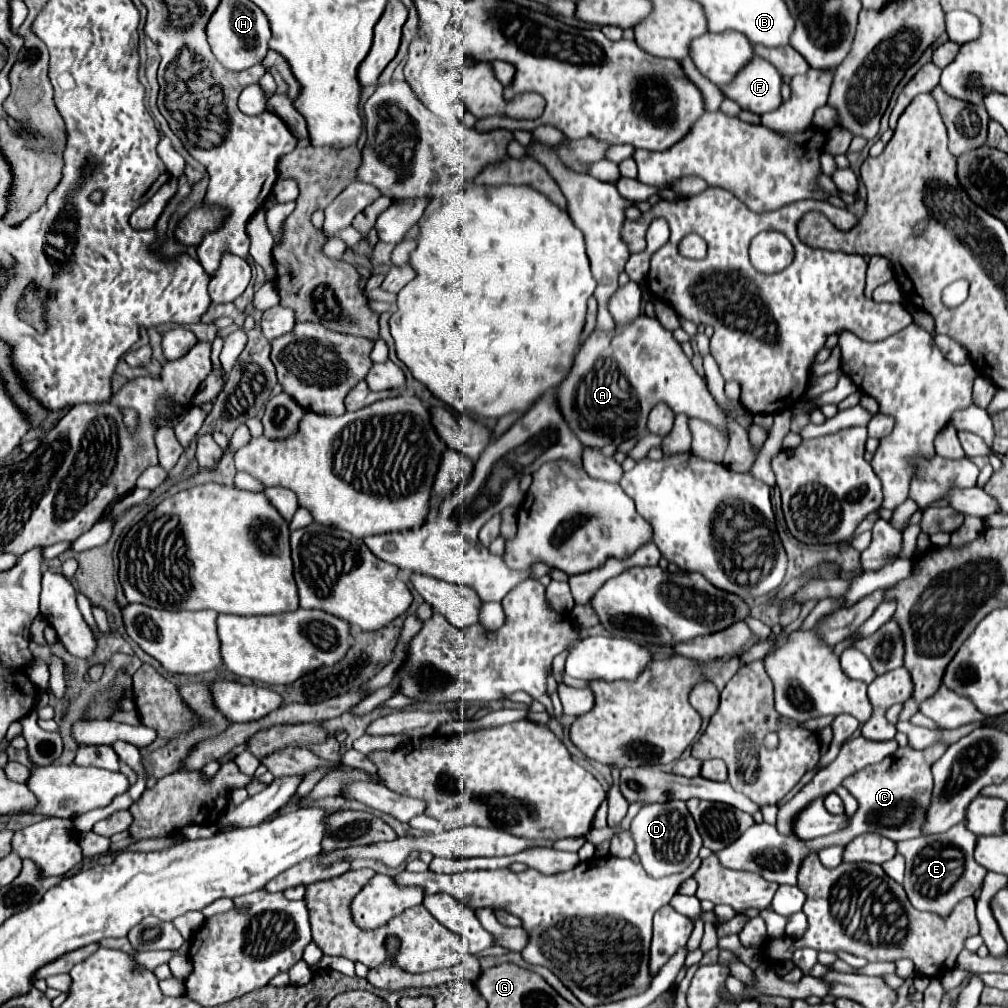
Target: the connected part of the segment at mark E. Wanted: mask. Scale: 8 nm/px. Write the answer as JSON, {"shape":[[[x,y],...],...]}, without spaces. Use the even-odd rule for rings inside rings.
{"shape":[[[964,823],[954,825],[948,833],[942,835],[926,835],[896,843],[896,851],[906,857],[906,877],[902,885],[910,903],[918,911],[934,911],[946,919],[946,915],[950,915],[950,911],[962,899],[972,897],[982,887],[986,869],[980,867],[972,857],[974,843],[976,835],[970,833]]]}

